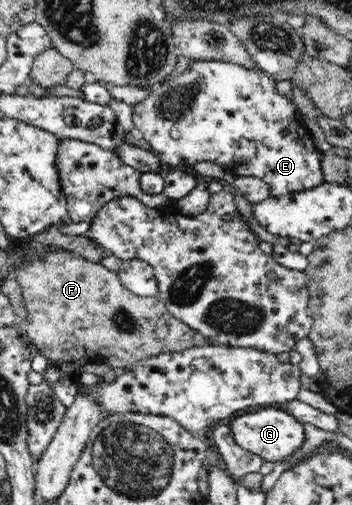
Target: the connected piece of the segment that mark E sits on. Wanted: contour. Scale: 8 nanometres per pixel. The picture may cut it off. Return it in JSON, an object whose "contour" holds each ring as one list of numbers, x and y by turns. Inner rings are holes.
{"contour":[[195,61,185,73,172,78,169,82,164,82,154,87,153,92,147,96,141,102,132,105,133,106,133,121,134,126,138,131,142,132,142,138,152,145,152,149,156,149,159,153,159,159,161,163,168,165,194,165,200,163,200,161,216,161,220,163,222,167,228,169,230,173,234,173,237,177,248,177,248,175,254,175,258,179,262,180,267,185,267,191,274,197,288,196,298,192,306,191,320,184,324,184,324,172,321,169,320,151,314,147,314,143,310,141,310,135,306,129,302,129,300,125,300,119,296,117,296,107,287,97,278,95,276,93,276,83,274,79,270,79,265,71,260,70,258,66,247,68,237,65,232,62,224,61]]}

